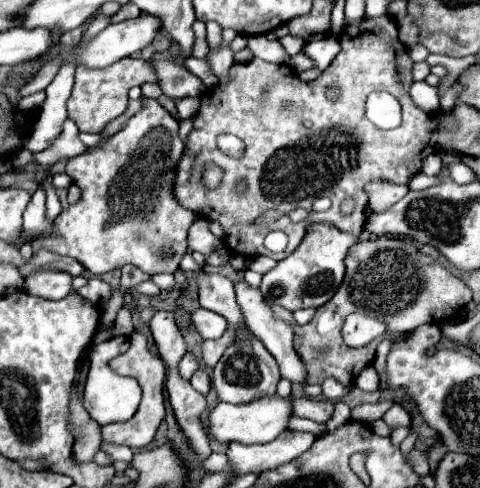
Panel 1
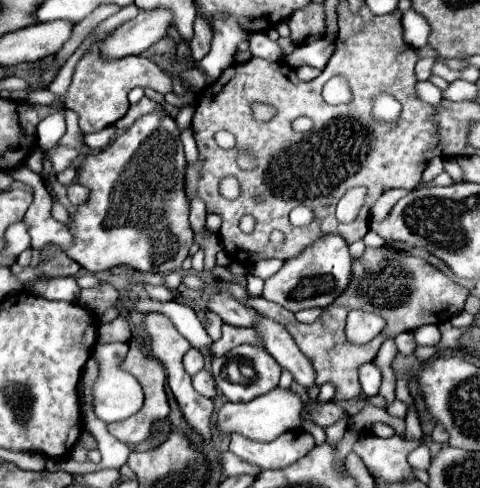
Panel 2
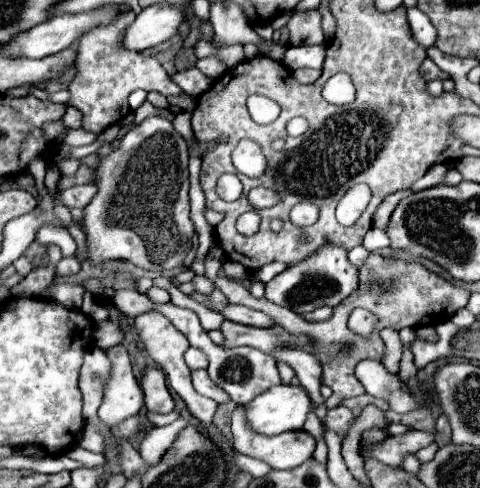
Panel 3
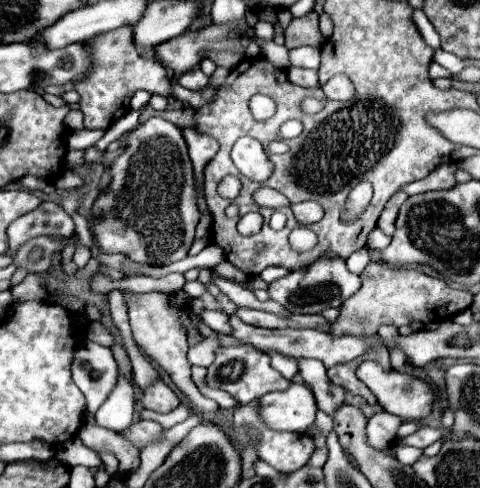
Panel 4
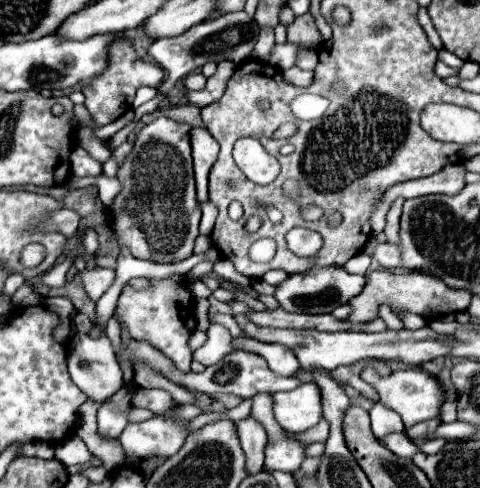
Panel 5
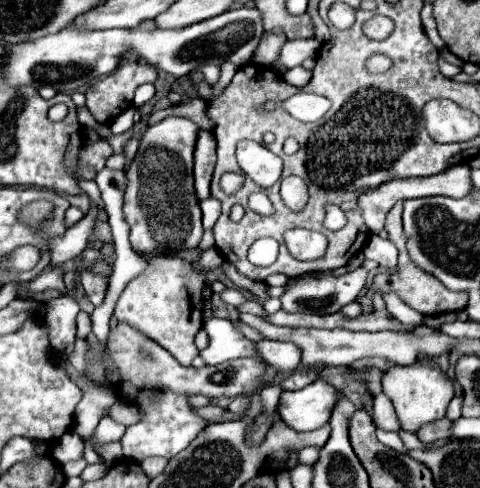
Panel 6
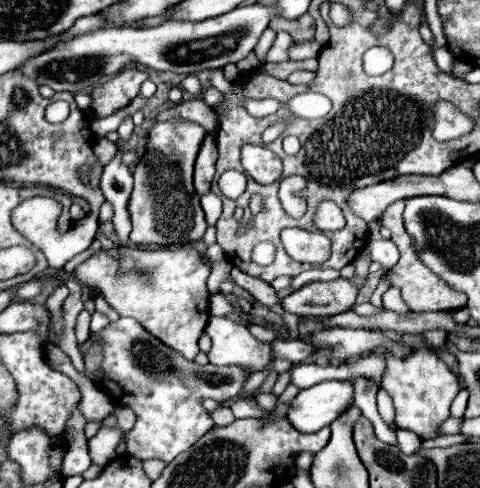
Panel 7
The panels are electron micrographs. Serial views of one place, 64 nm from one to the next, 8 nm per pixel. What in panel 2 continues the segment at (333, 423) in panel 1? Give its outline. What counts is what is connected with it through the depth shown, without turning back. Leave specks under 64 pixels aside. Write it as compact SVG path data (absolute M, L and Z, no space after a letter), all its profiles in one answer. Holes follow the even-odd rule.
M346 413L344 416L334 425L331 425L325 428L326 433L326 442L330 444L330 446L336 446L347 430L347 423L350 416Z

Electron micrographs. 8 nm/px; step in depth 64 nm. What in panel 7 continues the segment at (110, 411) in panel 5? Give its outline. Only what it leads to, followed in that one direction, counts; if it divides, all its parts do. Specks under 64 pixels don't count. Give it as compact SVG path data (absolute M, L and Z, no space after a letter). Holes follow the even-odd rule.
M102 426L98 430L98 434L92 440L88 440L88 452L90 452L92 464L106 466L108 460L114 458L114 450L116 450L116 446L120 442L120 436L124 436L120 428Z

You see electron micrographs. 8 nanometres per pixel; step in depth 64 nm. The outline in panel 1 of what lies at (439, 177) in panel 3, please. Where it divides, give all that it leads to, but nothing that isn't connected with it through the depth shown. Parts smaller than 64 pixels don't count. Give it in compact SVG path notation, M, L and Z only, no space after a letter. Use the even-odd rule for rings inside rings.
M432 154L432 156L428 156L428 158L424 160L422 172L424 172L426 176L436 176L440 170L442 170L442 158L440 158L440 154Z

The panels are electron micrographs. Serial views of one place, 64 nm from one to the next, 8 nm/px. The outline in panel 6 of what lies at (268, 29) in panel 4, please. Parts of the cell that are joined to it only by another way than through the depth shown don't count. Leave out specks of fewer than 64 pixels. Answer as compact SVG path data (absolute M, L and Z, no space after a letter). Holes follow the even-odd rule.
M280 32L280 34L264 34L256 52L254 52L254 62L256 64L264 64L264 66L270 66L278 60L280 56L280 50L286 42L286 34Z

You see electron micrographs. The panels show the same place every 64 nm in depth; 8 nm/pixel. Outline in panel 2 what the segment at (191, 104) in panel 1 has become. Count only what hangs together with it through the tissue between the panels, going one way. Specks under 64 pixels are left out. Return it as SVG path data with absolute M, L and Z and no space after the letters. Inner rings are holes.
M184 106L184 108L180 108L180 112L178 112L178 116L176 116L176 124L178 124L180 130L190 128L192 114L194 114L194 106Z

